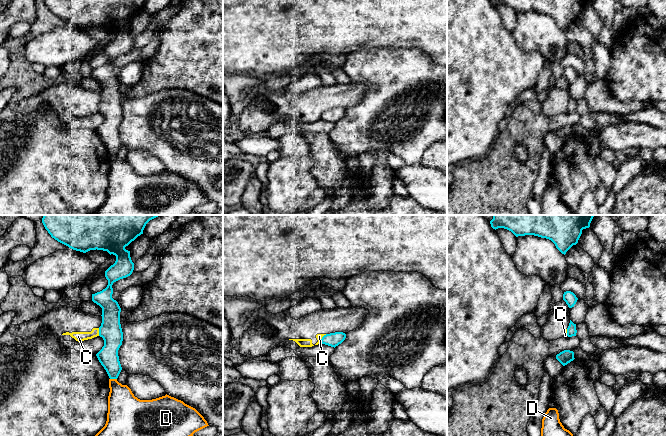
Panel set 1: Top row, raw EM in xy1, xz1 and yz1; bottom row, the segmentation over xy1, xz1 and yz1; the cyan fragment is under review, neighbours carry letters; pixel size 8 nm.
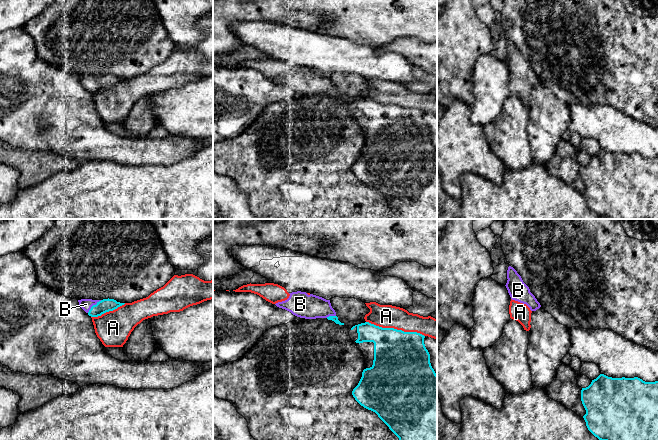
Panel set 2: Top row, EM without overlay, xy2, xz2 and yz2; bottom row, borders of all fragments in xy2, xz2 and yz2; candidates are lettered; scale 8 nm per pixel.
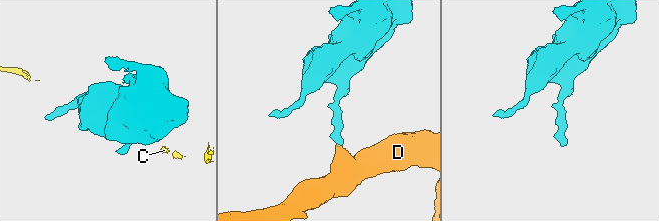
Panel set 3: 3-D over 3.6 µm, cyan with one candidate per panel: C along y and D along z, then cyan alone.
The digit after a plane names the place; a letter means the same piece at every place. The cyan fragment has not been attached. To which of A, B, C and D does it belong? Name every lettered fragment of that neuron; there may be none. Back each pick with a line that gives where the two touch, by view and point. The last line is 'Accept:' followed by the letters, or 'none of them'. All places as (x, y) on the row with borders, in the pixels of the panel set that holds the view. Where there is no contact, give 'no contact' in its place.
B: contact xy2 (93, 305)
Accept: B

